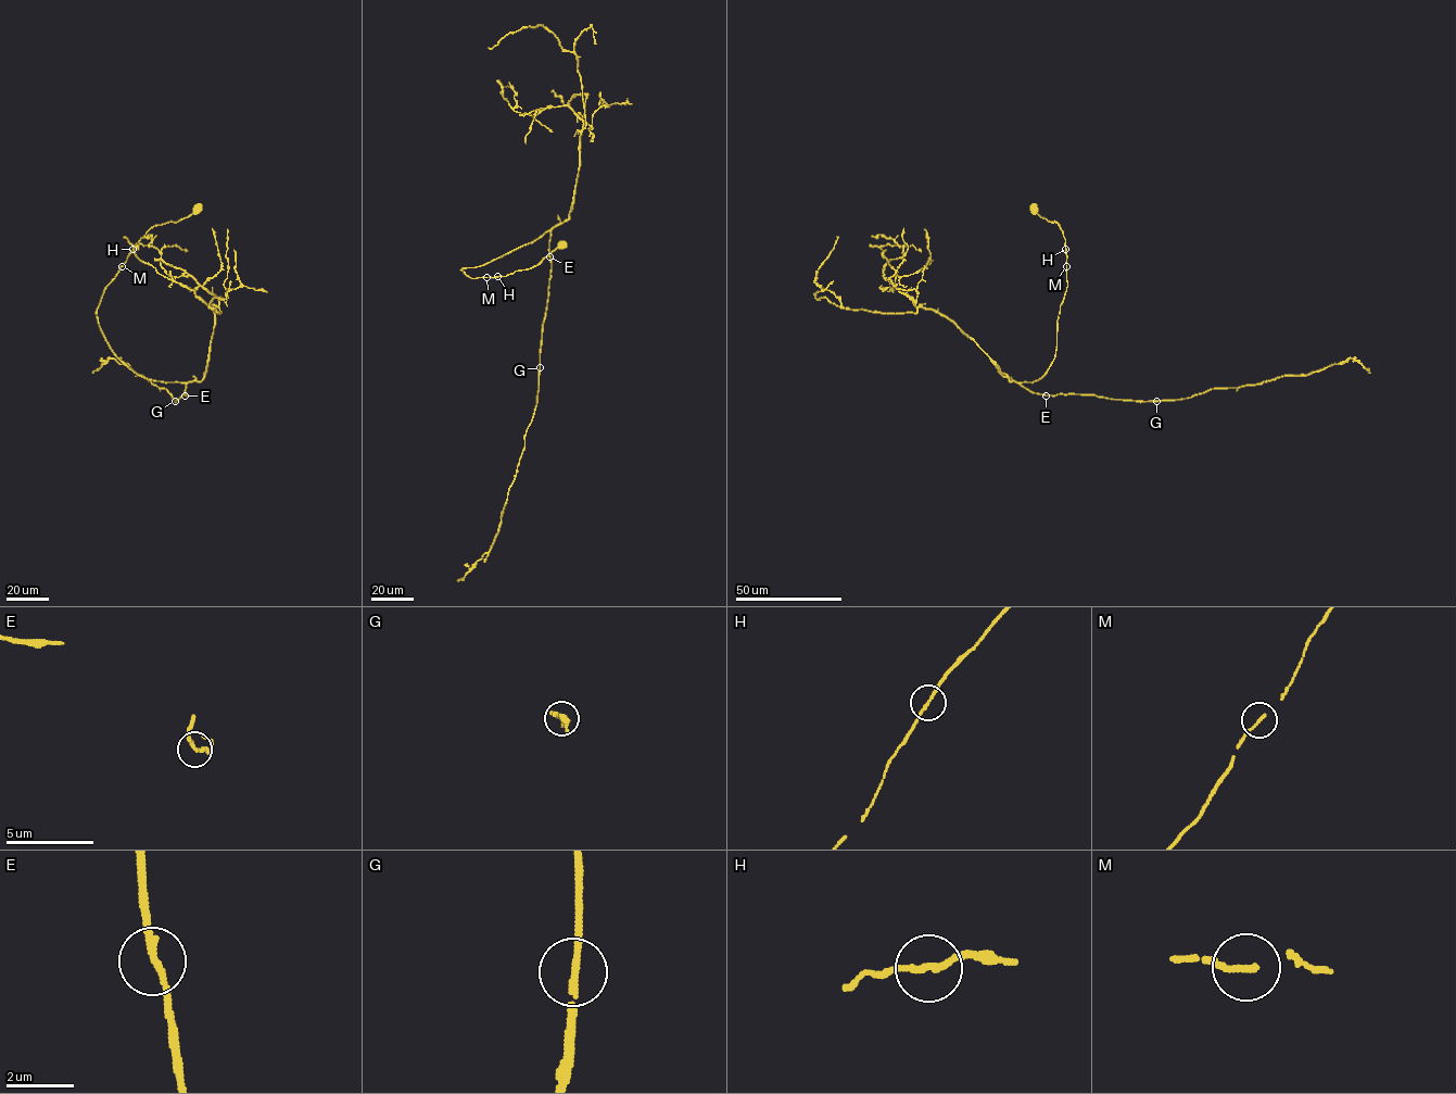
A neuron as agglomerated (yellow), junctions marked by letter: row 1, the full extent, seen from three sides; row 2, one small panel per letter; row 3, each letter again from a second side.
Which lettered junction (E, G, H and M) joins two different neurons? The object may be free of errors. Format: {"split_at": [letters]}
{"split_at": []}

